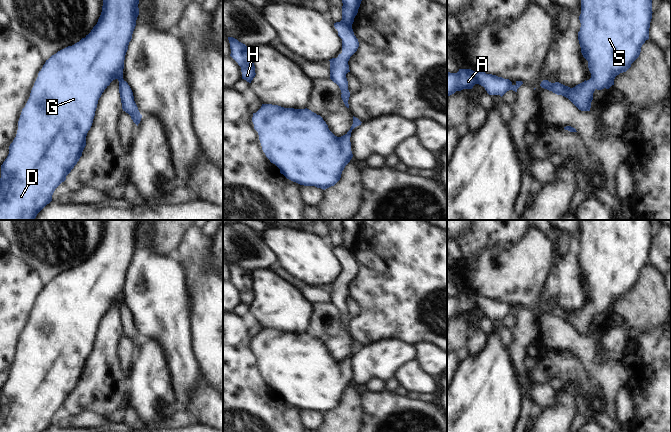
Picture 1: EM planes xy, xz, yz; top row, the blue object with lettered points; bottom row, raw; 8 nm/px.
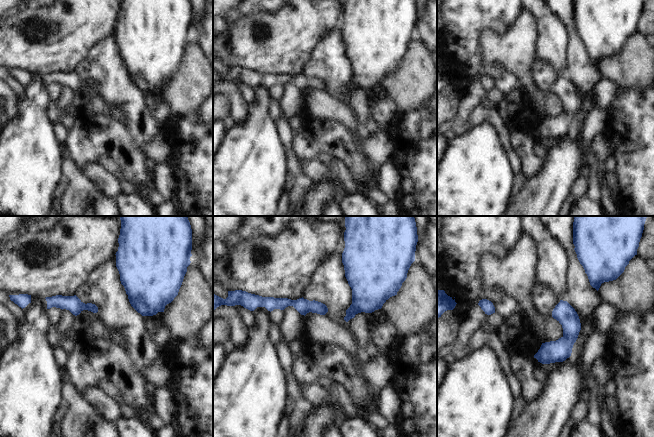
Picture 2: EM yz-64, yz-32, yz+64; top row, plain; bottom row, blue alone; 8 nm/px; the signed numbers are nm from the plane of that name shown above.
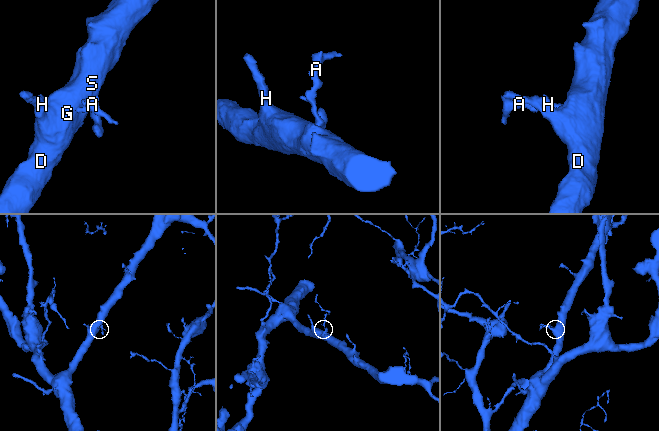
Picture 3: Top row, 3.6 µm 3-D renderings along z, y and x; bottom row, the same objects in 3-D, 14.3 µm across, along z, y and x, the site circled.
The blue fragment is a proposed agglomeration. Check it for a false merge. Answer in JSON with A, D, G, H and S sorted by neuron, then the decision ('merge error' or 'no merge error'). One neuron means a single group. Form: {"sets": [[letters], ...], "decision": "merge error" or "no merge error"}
{"sets": [["A", "D", "G", "H", "S"]], "decision": "no merge error"}

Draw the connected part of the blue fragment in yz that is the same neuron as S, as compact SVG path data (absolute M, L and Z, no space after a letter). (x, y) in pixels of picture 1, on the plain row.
M581 220L581 238L579 240L581 251L580 255L578 256L578 264L581 271L581 277L583 281L588 285L588 292L591 297L591 302L587 305L585 304L584 306L576 309L573 312L565 310L559 306L551 307L548 304L543 304L540 310L544 313L552 315L557 319L562 319L568 322L579 334L590 335L594 315L596 313L609 313L612 309L614 309L615 301L620 297L626 296L631 291L631 288L639 281L642 269L645 267L646 264L649 263L649 252L652 243L652 237L652 224L650 220Z

